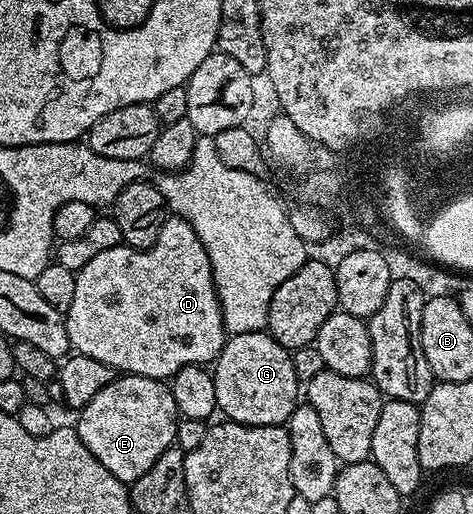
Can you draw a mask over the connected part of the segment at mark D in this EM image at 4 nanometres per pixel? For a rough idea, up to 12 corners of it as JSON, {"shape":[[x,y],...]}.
{"shape":[[205,246],[97,254],[65,314],[72,349],[167,382],[229,333]]}

